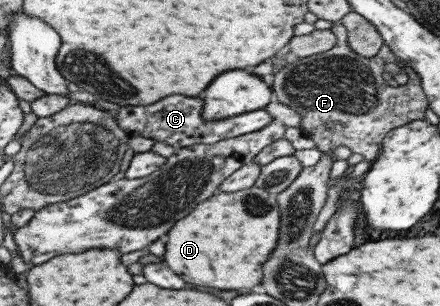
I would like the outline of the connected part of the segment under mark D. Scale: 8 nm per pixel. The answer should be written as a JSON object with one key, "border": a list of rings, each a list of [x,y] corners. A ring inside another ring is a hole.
{"border":[[[251,185],[235,192],[217,192],[197,204],[167,232],[163,260],[187,284],[215,290],[249,290],[261,280],[261,264],[277,244],[279,208],[276,198]]]}

